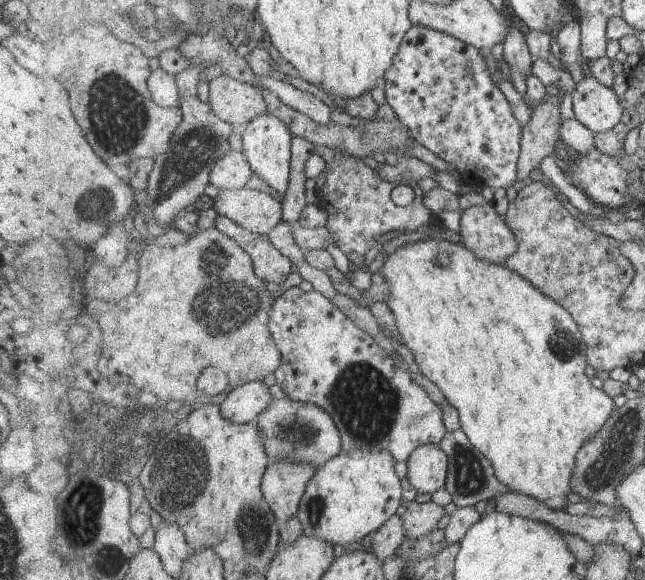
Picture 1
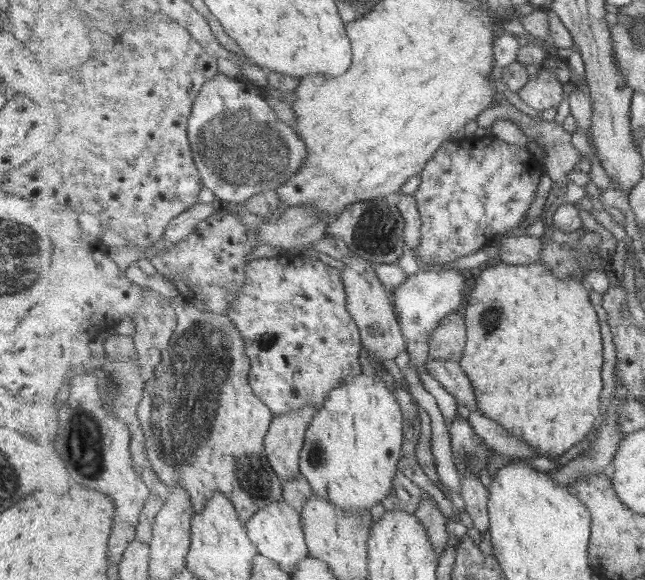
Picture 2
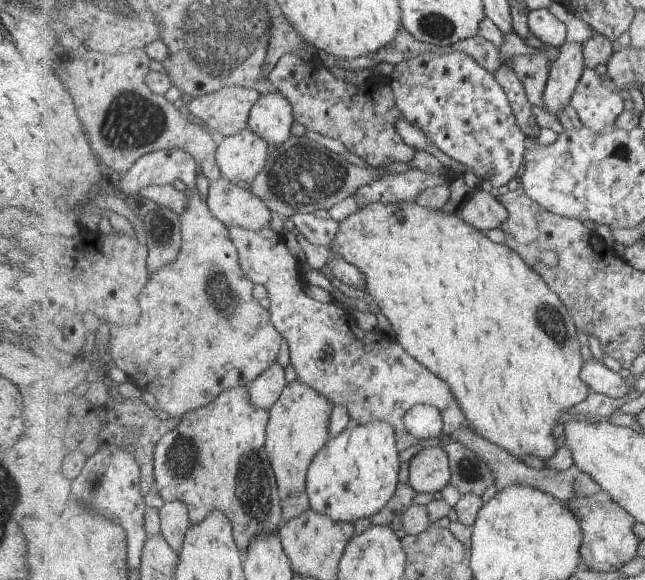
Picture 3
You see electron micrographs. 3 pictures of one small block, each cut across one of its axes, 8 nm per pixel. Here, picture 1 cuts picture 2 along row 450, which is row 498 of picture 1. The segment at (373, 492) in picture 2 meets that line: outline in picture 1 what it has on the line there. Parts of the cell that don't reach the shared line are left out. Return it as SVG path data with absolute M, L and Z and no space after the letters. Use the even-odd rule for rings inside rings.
M355 449L329 460L316 474L301 499L298 517L304 533L310 537L325 539L342 547L360 542L373 530L377 532L383 524L397 514L401 506L401 480L395 472L393 453L389 449L364 451Z

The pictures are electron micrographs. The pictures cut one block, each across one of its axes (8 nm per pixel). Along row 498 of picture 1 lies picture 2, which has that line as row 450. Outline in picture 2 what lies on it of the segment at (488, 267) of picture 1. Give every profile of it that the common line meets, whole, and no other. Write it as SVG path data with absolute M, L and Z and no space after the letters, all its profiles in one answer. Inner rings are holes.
M541 262L531 263L530 265L492 263L475 273L469 300L465 303L465 309L464 318L467 322L468 339L460 363L476 388L479 411L507 428L517 439L521 439L528 445L535 447L539 456L554 459L565 454L567 450L571 450L578 442L582 442L583 438L597 425L597 416L601 414L601 392L603 392L603 378L601 378L601 370L603 370L601 320L599 320L599 314L597 314L597 310L591 302L591 290L583 281L583 277L559 280L559 278L553 276L551 268Z

